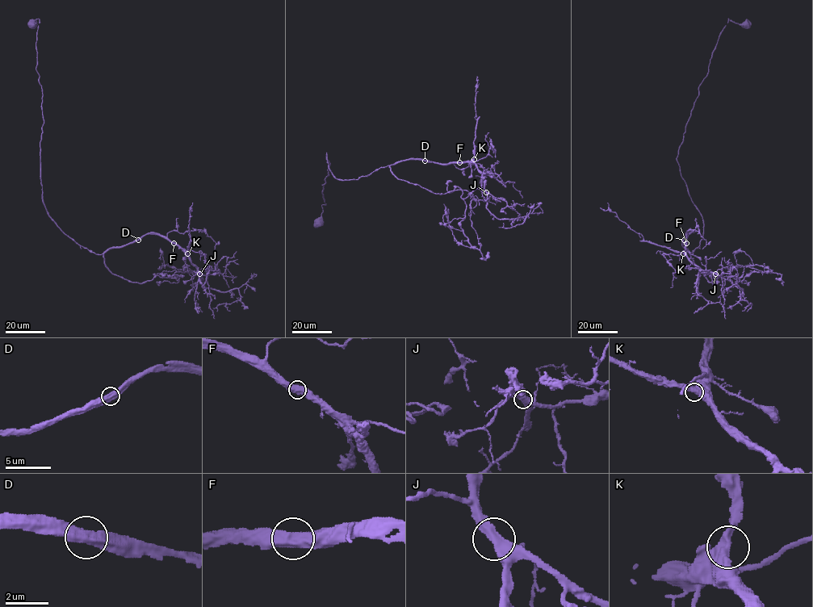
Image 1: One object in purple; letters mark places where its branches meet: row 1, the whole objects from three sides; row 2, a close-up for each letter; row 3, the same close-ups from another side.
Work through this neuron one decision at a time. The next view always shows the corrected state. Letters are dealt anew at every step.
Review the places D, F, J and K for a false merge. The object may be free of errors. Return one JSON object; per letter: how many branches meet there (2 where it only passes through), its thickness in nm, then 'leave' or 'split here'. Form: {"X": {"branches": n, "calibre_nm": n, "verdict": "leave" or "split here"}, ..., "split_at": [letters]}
{"D": {"branches": 2, "calibre_nm": 500, "verdict": "leave"}, "F": {"branches": 2, "calibre_nm": 500, "verdict": "leave"}, "J": {"branches": 2, "calibre_nm": 500, "verdict": "leave"}, "K": {"branches": 2, "calibre_nm": 500, "verdict": "leave"}, "split_at": []}

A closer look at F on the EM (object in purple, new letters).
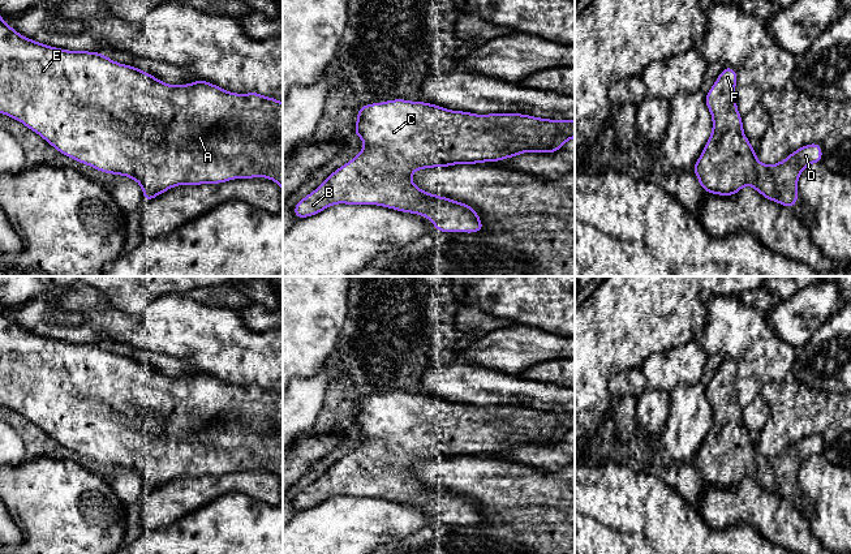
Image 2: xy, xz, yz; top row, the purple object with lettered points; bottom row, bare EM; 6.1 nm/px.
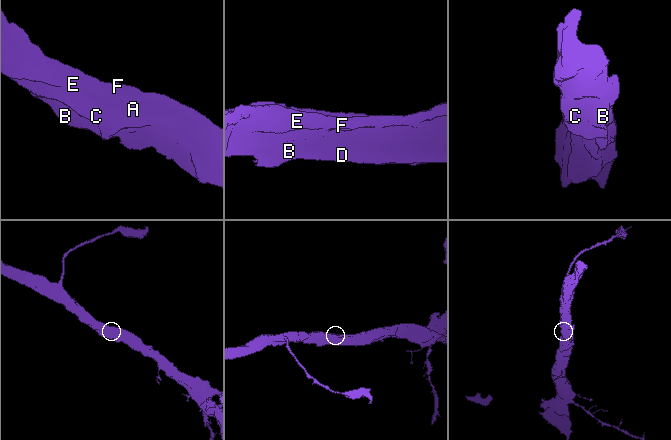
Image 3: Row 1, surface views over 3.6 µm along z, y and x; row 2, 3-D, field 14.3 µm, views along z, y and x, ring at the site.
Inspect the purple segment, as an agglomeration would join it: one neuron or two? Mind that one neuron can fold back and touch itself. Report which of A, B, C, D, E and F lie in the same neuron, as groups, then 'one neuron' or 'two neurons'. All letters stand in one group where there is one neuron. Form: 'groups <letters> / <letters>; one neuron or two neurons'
groups A B C D E F; one neuron

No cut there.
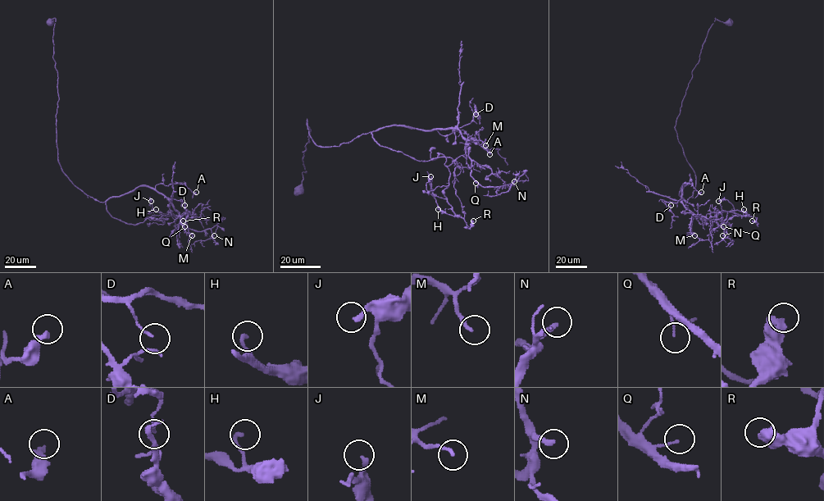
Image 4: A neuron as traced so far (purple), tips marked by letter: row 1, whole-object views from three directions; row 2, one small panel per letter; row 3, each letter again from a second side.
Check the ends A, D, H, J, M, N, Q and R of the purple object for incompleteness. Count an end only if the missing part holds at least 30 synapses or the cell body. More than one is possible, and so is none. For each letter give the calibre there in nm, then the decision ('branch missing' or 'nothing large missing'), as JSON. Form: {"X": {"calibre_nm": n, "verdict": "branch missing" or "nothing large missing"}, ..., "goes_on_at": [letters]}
{"A": {"calibre_nm": 320, "verdict": "nothing large missing"}, "D": {"calibre_nm": 110, "verdict": "nothing large missing"}, "H": {"calibre_nm": 190, "verdict": "nothing large missing"}, "J": {"calibre_nm": 220, "verdict": "nothing large missing"}, "M": {"calibre_nm": 180, "verdict": "nothing large missing"}, "N": {"calibre_nm": 240, "verdict": "nothing large missing"}, "Q": {"calibre_nm": 90, "verdict": "nothing large missing"}, "R": {"calibre_nm": 440, "verdict": "nothing large missing"}, "goes_on_at": []}

